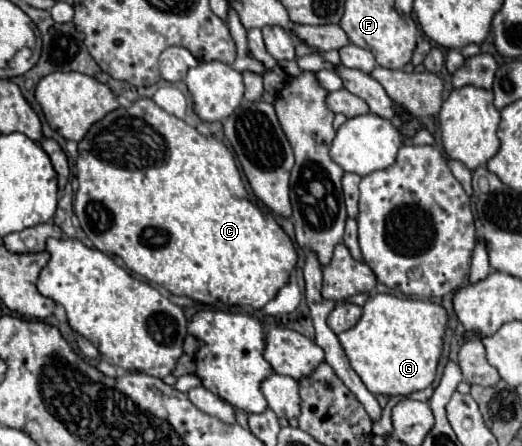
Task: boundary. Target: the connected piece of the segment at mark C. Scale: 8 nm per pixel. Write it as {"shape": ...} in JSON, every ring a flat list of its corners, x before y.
{"shape":[[136,99,132,107,118,107,104,115,104,119,96,121,86,137,78,143,78,161,76,161,76,179,78,179,78,191,74,199,74,213,80,221,82,231,86,237,94,243,94,247,102,253,112,253,124,259,130,271,146,277,148,281,162,285,166,291,174,295,186,295,198,303,204,305,250,305,254,309,262,309,270,299,276,297,280,287,288,283,290,271,296,267,296,249,290,241,290,237,282,231,282,227,274,221,274,217,264,217,264,213,258,209,252,197,248,197,248,191,244,189,242,177,238,173,238,167,234,163,232,153,226,149,226,145,214,137,200,135,194,127,186,125,182,119,168,115,164,109,160,109,152,99]]}

